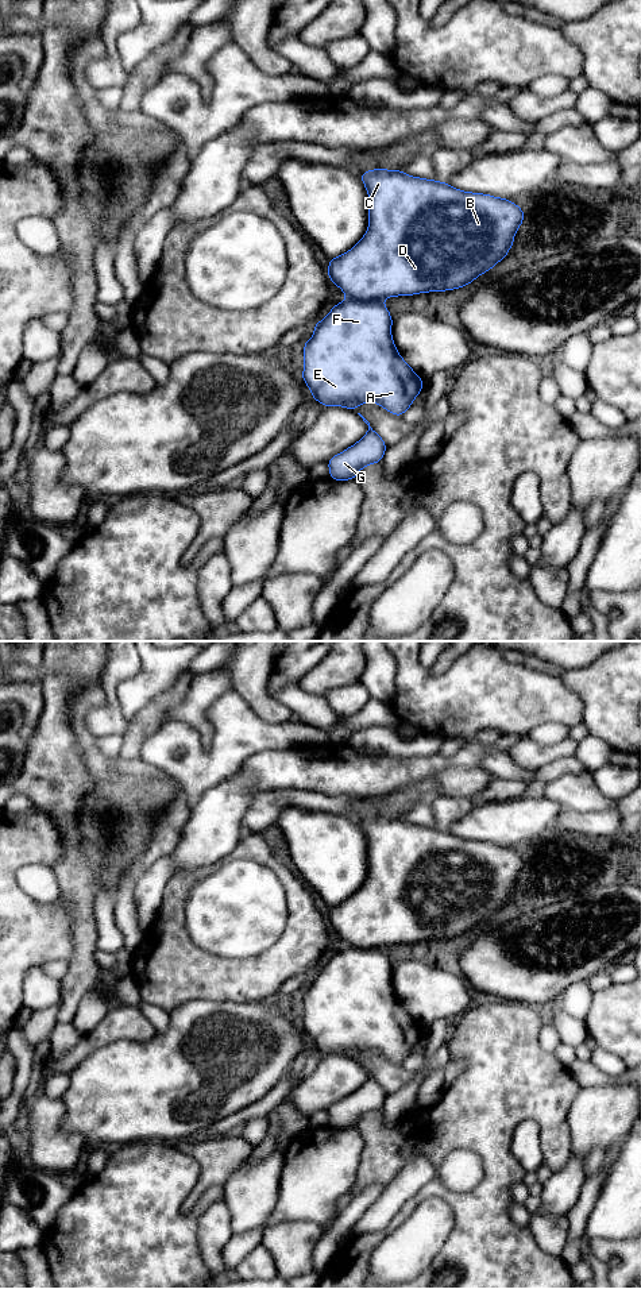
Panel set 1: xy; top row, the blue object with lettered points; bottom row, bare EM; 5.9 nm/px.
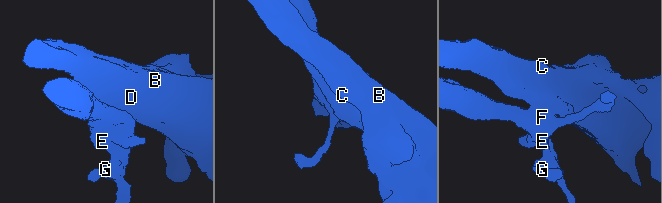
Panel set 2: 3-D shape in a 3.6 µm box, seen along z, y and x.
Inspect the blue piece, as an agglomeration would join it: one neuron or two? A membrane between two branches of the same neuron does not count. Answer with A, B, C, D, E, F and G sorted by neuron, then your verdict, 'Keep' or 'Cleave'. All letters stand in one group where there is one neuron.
Groups: A E F G / B C D. Cleave

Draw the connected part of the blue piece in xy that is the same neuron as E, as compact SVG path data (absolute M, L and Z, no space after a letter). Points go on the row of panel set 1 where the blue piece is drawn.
M350 297L337 302L320 323L314 323L313 336L304 343L304 371L301 374L312 398L325 408L343 406L354 412L358 405L374 402L389 413L402 417L421 393L424 381L398 354L391 327L393 317L382 301L362 301Z

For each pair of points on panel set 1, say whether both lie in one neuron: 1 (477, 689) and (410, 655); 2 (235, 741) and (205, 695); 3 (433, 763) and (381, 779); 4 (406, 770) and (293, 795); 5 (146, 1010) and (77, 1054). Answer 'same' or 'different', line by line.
1: same
2: different
3: same
4: different
5: different

